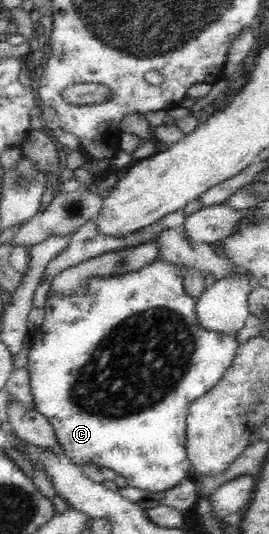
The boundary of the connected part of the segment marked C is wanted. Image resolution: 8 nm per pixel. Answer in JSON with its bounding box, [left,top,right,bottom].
[26,258,239,492]

